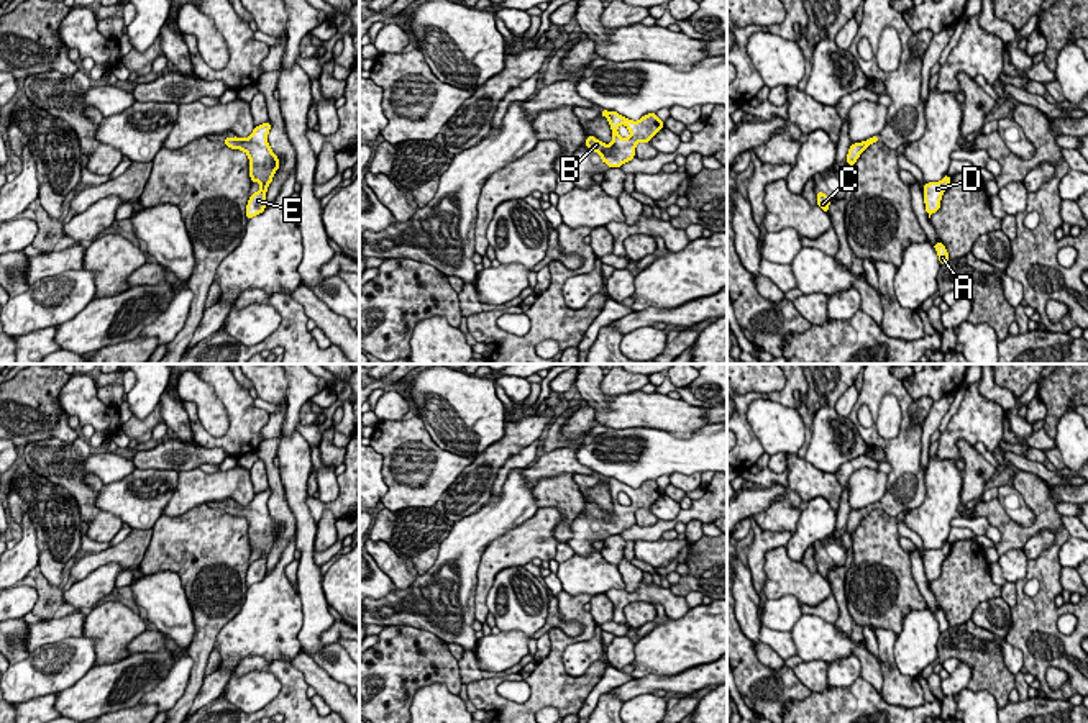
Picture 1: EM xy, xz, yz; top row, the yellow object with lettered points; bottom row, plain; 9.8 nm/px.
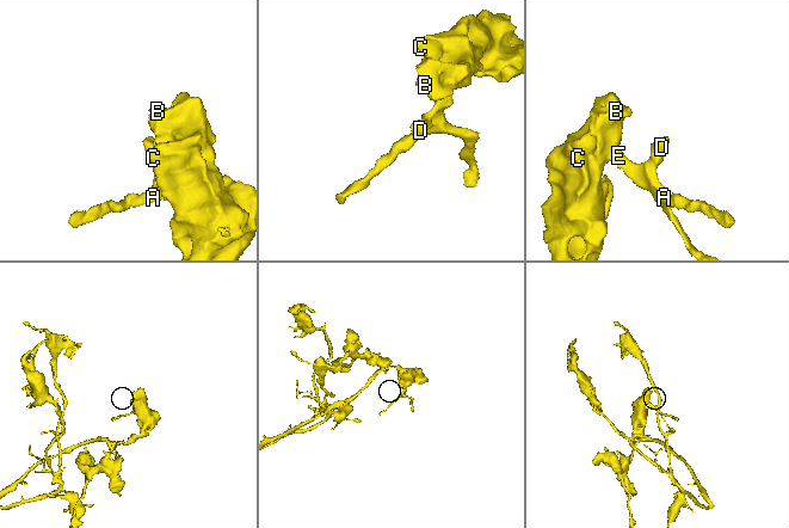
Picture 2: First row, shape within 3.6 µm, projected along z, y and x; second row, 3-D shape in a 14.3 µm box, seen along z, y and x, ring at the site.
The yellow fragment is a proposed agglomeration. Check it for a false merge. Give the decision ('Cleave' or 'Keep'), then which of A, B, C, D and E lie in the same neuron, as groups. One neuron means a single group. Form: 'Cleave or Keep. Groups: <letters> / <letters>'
Keep. Groups: A B C D E

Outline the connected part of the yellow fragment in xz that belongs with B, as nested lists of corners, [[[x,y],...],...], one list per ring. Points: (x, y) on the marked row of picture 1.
[[[602,110],[601,116],[609,120],[612,130],[612,143],[596,139],[594,136],[586,138],[586,146],[592,152],[601,154],[601,161],[612,167],[620,167],[635,157],[635,146],[638,143],[650,143],[650,139],[665,128],[665,123],[656,116],[656,113],[648,113],[638,121],[632,121],[617,111]]]

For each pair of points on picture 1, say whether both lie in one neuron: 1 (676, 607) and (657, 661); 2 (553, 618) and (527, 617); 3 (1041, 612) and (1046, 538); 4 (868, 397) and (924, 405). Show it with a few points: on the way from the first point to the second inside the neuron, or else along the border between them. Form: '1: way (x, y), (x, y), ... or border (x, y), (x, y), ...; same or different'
1: border (690, 609), (676, 618), (668, 618); different
2: border (552, 595), (547, 605), (547, 620), (532, 635); different
3: border (1051, 530), (1054, 541), (1036, 558), (1028, 559); different
4: border (913, 400), (909, 417), (921, 427); different

